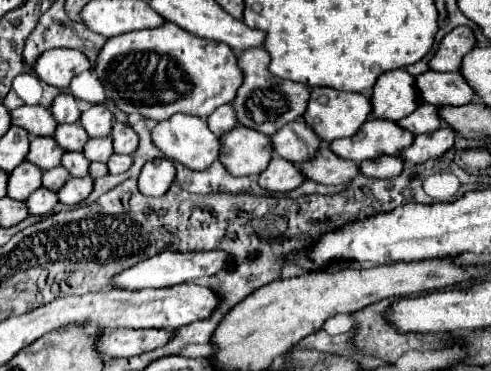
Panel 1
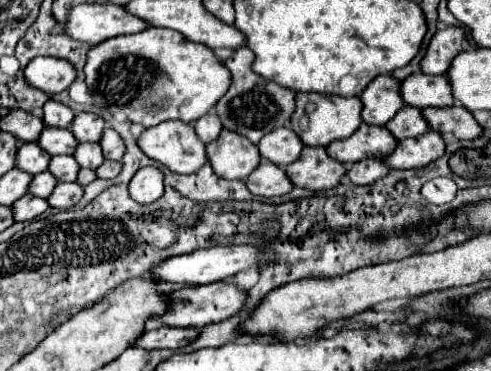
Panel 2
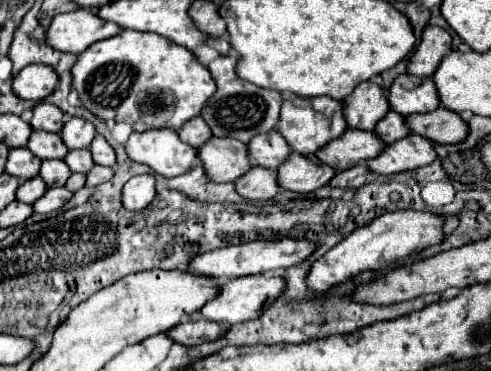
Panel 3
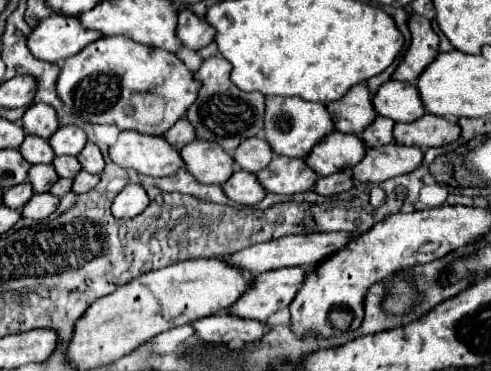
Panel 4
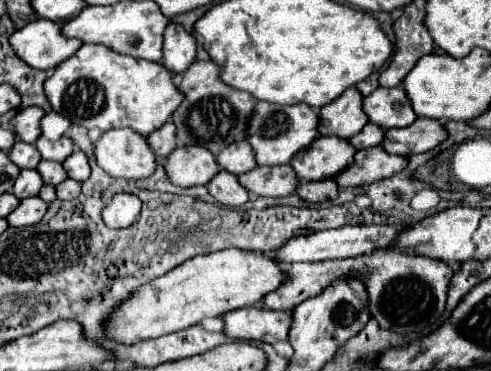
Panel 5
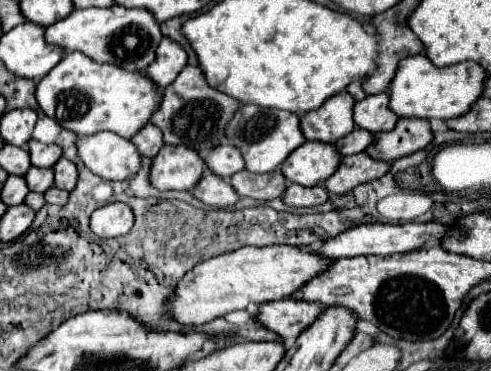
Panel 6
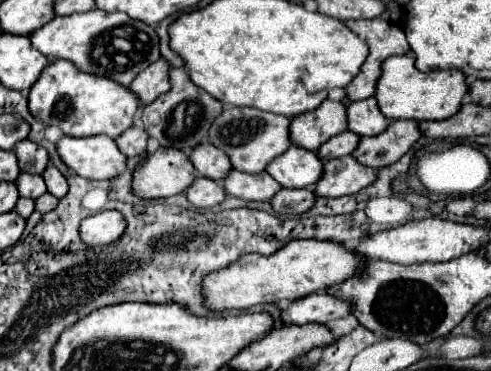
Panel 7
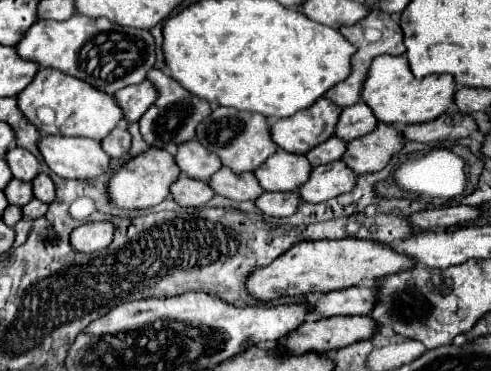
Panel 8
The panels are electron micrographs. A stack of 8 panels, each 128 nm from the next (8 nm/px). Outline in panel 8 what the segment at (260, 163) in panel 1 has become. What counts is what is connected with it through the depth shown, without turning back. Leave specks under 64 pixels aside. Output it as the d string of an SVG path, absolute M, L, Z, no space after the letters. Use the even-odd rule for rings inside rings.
M148 148L144 154L128 160L108 184L110 200L126 210L142 210L160 204L170 196L170 186L180 178L180 168L176 168L176 160L170 152L162 148Z

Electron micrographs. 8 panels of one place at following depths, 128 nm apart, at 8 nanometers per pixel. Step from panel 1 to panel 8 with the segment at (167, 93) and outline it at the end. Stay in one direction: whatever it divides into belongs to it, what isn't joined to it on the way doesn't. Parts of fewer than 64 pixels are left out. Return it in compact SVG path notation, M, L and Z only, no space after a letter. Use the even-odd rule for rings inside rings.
M42 68L36 74L32 84L18 94L18 108L36 128L40 128L40 132L56 136L86 136L102 140L102 136L108 136L108 132L124 120L124 112L120 112L114 96L92 88L92 84L84 84L84 80L56 72L56 68Z

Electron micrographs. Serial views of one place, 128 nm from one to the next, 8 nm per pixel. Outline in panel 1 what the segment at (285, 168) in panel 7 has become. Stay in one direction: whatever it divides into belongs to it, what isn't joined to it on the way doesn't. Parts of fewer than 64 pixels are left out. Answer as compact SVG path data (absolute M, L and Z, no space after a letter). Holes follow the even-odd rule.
M370 118L362 124L358 134L350 138L338 138L330 144L332 152L340 158L348 158L354 162L362 162L368 158L380 158L384 154L398 154L408 144L412 144L414 134L400 128L400 124L392 120Z

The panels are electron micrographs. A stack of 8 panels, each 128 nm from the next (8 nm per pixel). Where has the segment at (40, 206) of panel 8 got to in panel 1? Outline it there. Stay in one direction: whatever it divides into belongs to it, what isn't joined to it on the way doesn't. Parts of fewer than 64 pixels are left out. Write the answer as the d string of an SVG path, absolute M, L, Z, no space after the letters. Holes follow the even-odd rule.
M114 154L112 160L108 160L108 170L110 174L120 174L126 172L132 166L132 156L130 154Z

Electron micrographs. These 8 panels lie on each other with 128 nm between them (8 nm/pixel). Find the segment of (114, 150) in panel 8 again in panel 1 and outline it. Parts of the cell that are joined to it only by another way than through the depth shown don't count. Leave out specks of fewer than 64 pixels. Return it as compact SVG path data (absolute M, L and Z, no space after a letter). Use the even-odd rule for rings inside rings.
M224 104L214 114L208 116L208 128L218 136L230 132L236 124L238 120L236 120L236 112L232 112L232 104Z

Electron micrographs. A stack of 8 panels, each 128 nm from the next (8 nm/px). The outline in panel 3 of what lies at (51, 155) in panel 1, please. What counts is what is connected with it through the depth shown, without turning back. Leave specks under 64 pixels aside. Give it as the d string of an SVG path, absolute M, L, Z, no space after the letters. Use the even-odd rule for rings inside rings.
M12 148L8 154L6 172L20 180L30 180L38 176L40 164L42 160L36 160L36 156L32 156L32 152L28 152L26 148Z

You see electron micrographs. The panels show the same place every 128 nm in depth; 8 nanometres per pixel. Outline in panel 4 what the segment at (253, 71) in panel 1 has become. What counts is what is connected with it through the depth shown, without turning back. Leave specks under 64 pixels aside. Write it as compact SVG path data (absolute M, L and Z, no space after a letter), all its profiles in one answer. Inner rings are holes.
M214 56L202 62L200 70L194 72L196 80L202 80L198 100L190 106L186 118L194 124L198 140L218 142L230 154L238 144L250 136L260 136L264 132L264 104L266 98L260 92L240 92L230 80L230 64L222 56Z

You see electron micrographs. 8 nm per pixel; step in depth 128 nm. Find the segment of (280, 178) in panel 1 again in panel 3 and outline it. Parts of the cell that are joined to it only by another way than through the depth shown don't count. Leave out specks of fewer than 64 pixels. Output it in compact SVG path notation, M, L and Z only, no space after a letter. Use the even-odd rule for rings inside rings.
M252 166L250 172L246 172L240 180L234 182L236 190L246 200L270 200L278 194L280 186L276 184L276 172L260 166Z

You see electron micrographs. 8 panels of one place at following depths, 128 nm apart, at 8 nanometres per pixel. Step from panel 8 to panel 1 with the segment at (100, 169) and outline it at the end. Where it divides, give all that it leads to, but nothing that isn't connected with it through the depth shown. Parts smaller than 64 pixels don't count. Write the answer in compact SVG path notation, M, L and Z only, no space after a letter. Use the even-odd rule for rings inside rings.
M174 114L172 118L162 120L152 128L152 140L164 152L164 156L184 164L190 170L204 170L220 156L220 138L210 132L208 122L200 116L196 118L188 114Z

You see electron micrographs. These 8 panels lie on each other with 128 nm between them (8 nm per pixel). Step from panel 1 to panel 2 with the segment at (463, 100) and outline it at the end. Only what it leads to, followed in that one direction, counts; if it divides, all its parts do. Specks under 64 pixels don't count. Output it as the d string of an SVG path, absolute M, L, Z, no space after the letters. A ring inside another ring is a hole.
M412 74L402 82L402 98L406 104L414 108L428 108L428 106L454 106L456 100L452 96L452 86L448 76L428 76L428 74Z

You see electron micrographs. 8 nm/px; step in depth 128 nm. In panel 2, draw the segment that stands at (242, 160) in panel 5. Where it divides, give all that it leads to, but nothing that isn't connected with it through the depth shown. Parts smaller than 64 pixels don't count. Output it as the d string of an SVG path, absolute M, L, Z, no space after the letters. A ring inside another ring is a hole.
M276 128L260 140L258 148L266 160L284 168L292 164L292 160L300 158L304 144L300 144L300 138L290 128Z

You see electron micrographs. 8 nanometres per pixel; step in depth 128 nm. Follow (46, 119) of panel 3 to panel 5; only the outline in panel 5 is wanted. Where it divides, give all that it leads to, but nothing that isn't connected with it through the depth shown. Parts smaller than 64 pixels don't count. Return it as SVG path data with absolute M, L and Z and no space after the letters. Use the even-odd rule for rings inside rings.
M22 108L16 118L12 120L14 124L14 132L18 136L18 140L26 140L26 142L36 142L42 134L40 130L40 120L44 116L44 110L42 108Z

